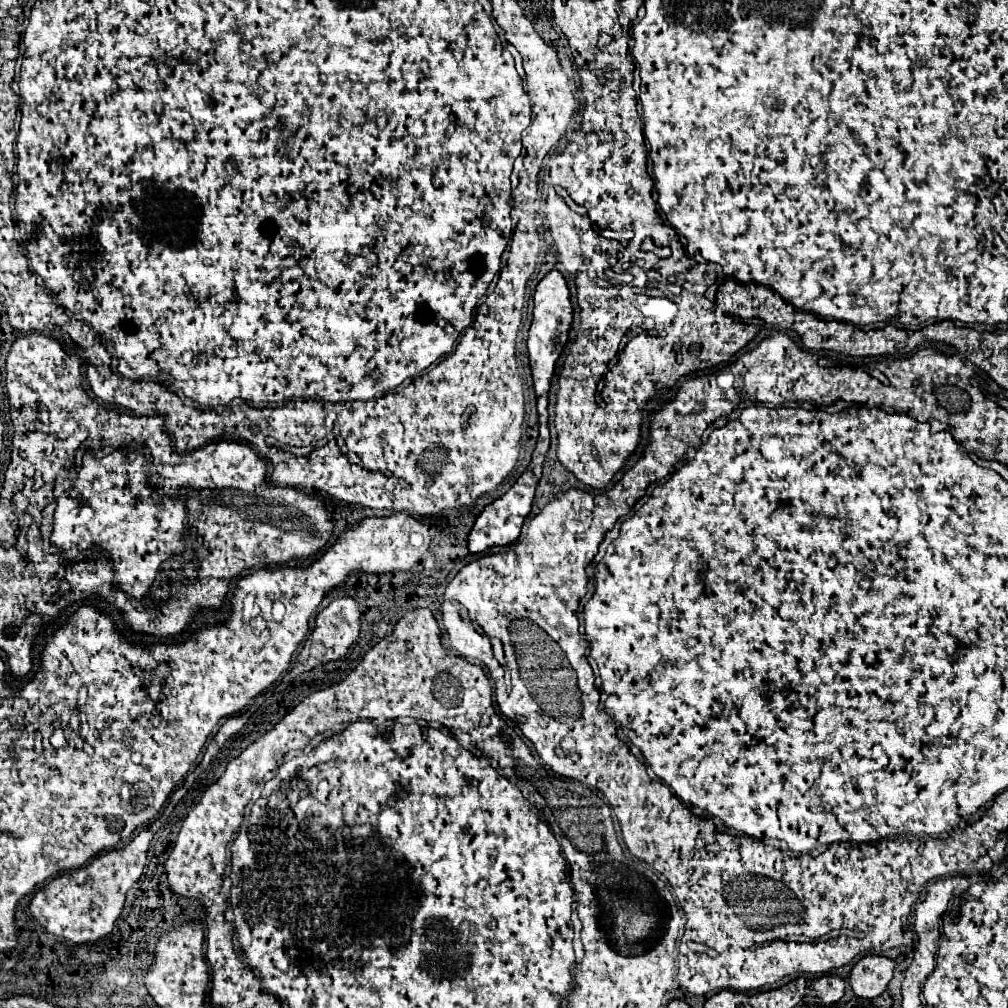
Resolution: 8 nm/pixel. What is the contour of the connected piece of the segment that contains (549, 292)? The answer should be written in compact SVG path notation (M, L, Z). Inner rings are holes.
M552 270L536 286L534 318L532 318L532 326L528 330L528 334L530 334L528 336L528 358L530 358L534 390L538 394L538 412L542 416L542 420L546 420L546 416L548 416L546 396L548 396L548 390L550 390L550 380L552 380L552 374L554 374L556 360L558 360L560 352L563 352L564 343L569 337L570 322L572 322L572 304L570 304L570 292L568 292L566 280L558 270Z

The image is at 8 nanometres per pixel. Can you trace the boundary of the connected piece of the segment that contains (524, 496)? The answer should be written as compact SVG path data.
M540 428L540 436L538 436L538 448L534 450L536 454L540 454L538 458L532 458L526 472L516 480L516 484L504 494L500 496L498 500L494 500L492 504L488 504L482 514L476 518L470 534L468 534L468 550L472 554L478 554L478 552L484 552L492 546L506 546L506 544L512 544L518 536L520 536L520 528L522 528L522 522L524 518L528 516L530 512L530 506L532 506L532 500L534 500L534 490L538 486L538 480L540 480L540 472L542 472L542 454L546 452L546 446L550 446L550 432L546 428Z

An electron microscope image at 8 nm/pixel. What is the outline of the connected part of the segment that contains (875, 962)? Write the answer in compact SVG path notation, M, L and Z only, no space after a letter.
M864 956L858 960L850 974L850 986L860 998L876 998L880 996L894 972L896 962L886 956Z

